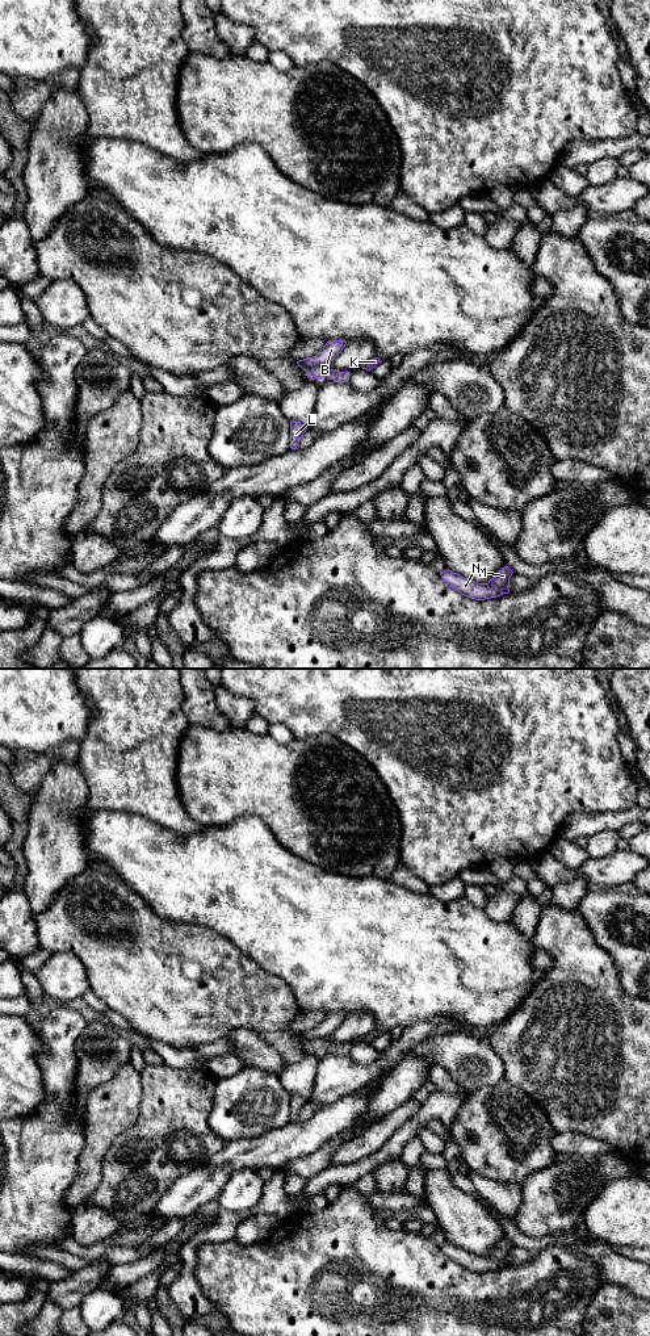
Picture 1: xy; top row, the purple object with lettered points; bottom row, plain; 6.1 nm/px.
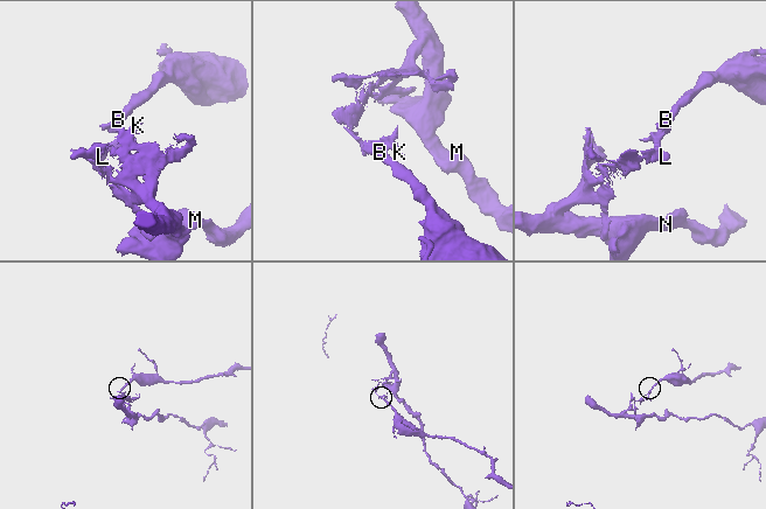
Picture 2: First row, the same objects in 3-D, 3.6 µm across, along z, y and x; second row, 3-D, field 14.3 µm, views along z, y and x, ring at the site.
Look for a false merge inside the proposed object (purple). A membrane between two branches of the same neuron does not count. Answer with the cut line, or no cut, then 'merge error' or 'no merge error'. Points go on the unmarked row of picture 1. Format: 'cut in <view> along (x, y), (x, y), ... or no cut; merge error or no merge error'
cut in xy along (327, 1035), (311, 1038), (306, 1045); merge error

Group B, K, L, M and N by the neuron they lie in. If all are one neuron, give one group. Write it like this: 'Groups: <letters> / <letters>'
Groups: B / K L M N

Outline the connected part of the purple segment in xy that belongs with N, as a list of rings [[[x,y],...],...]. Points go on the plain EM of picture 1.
[[[504,1239],[487,1256],[478,1256],[473,1252],[464,1251],[460,1247],[453,1245],[448,1241],[440,1248],[446,1257],[449,1257],[452,1261],[457,1262],[462,1268],[475,1273],[485,1273],[508,1266],[509,1251],[512,1245],[513,1244],[508,1239]]]

